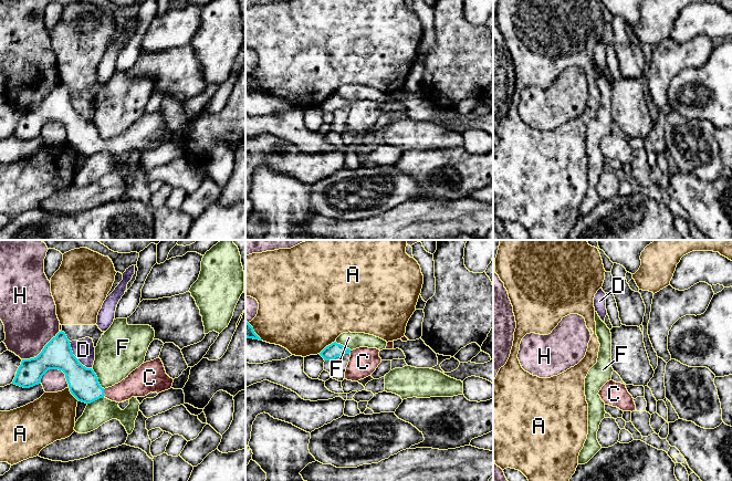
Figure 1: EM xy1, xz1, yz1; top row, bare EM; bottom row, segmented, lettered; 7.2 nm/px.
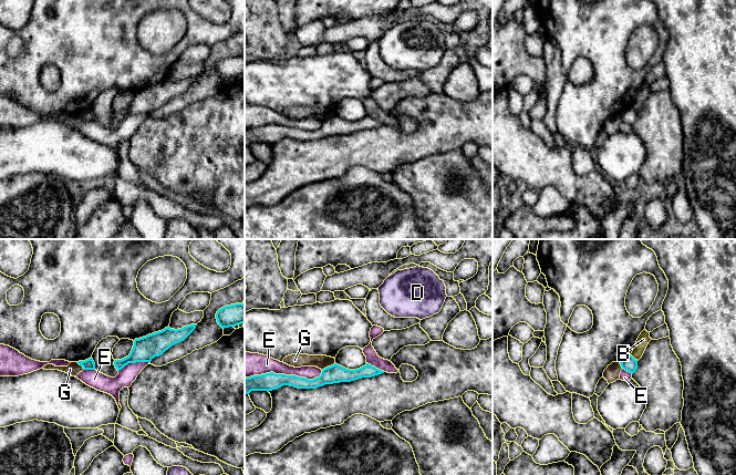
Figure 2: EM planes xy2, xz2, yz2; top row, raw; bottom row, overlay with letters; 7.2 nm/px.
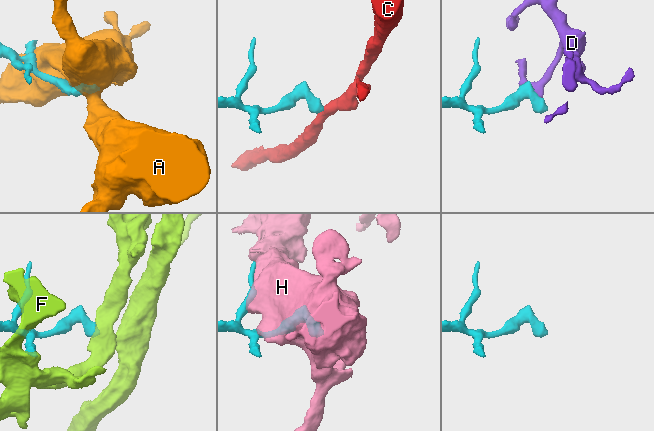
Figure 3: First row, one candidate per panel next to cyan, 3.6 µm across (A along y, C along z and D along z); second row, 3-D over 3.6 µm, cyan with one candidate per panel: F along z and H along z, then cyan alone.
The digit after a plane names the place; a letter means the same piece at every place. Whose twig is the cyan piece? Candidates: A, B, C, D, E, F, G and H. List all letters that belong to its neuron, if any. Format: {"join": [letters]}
{"join": ["C"]}

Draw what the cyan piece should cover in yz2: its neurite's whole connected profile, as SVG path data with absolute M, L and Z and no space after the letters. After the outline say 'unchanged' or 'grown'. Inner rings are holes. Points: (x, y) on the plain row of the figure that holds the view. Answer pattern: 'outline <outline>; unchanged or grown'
outline M632 107L626 109L622 113L620 113L620 116L623 122L634 125L637 121L637 112L635 112Z; unchanged

